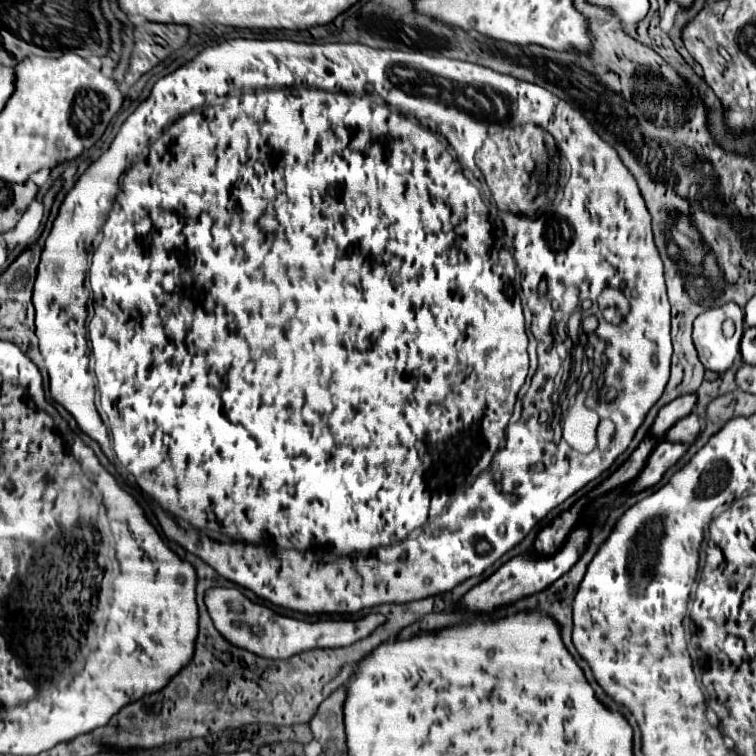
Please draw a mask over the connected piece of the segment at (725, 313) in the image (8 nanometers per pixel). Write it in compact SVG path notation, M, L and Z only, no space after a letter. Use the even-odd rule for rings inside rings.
M727 302L717 308L709 308L699 314L693 322L693 342L699 352L699 360L705 370L721 372L733 366L733 360L739 354L739 340L743 334L743 312L735 302ZM731 318L737 326L731 338L725 338L721 332L721 322Z

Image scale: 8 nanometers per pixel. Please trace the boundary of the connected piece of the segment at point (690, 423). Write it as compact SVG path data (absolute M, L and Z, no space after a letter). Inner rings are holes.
M689 414L687 418L681 418L677 424L673 424L669 430L667 430L667 434L665 434L665 438L669 440L669 442L681 442L681 444L693 444L695 442L695 438L697 438L697 430L699 430L699 422L697 422L697 416L695 414Z

